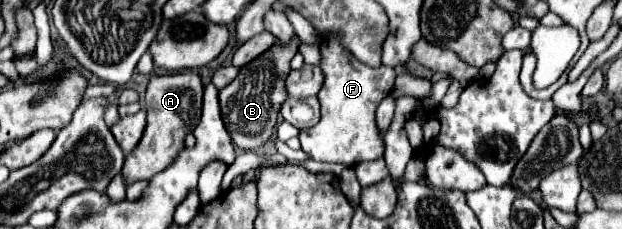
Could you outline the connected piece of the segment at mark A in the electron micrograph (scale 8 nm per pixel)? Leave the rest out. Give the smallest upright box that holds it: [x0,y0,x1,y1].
[122,71,204,185]

